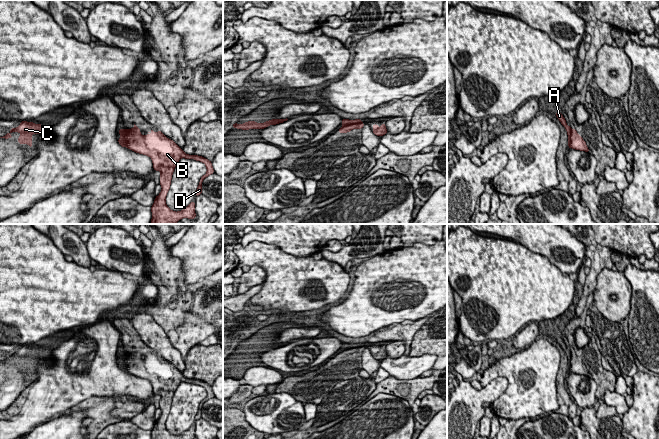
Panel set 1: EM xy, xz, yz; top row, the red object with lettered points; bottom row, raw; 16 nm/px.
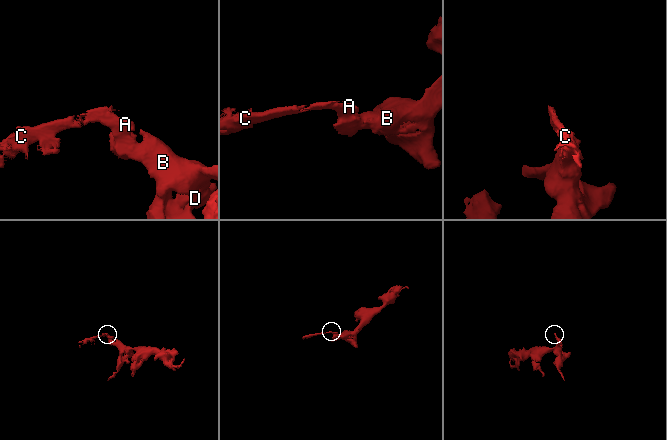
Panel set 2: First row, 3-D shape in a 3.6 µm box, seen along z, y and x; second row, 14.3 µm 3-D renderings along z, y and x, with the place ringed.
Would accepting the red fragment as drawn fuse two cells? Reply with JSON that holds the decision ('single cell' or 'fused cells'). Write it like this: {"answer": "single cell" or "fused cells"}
{"answer": "fused cells"}

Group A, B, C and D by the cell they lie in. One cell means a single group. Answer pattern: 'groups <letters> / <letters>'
groups A C / B D

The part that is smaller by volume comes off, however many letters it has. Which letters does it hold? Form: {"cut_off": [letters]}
{"cut_off": ["A", "C"]}

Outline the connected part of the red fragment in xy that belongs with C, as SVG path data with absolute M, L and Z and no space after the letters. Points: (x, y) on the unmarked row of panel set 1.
M25 344L21 345L21 348L17 352L12 352L9 356L0 362L8 363L13 362L12 359L9 357L11 356L19 356L21 359L18 362L19 368L28 368L29 372L32 372L32 358L45 358L48 363L51 363L53 360L51 359L52 352L54 349L41 349L41 348L34 348L33 346L26 346Z

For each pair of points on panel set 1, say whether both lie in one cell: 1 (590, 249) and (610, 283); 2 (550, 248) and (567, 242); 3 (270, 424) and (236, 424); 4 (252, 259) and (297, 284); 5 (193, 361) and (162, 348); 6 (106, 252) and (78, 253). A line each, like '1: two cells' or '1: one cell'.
1: two cells
2: one cell
3: two cells
4: one cell
5: two cells
6: two cells

